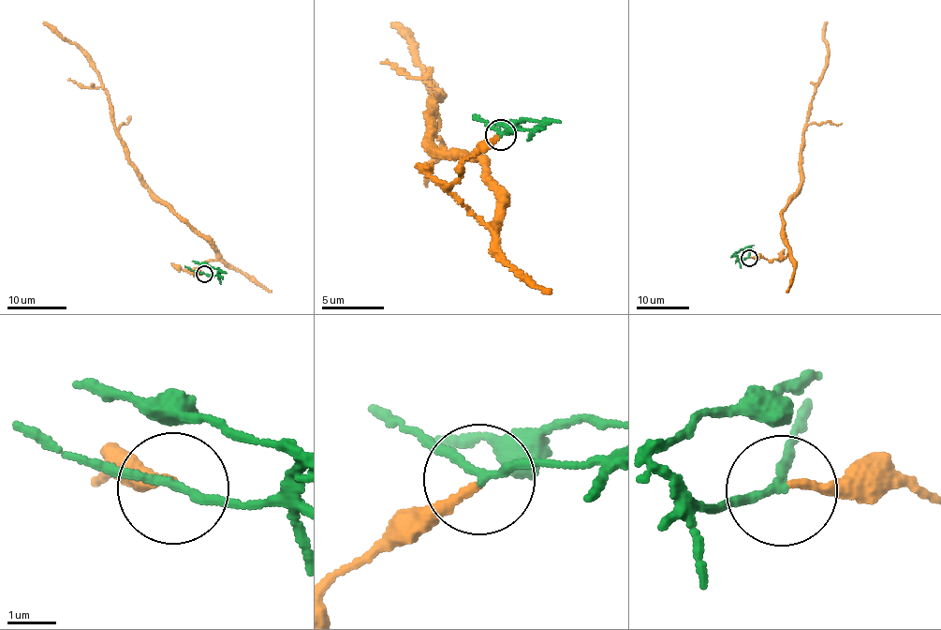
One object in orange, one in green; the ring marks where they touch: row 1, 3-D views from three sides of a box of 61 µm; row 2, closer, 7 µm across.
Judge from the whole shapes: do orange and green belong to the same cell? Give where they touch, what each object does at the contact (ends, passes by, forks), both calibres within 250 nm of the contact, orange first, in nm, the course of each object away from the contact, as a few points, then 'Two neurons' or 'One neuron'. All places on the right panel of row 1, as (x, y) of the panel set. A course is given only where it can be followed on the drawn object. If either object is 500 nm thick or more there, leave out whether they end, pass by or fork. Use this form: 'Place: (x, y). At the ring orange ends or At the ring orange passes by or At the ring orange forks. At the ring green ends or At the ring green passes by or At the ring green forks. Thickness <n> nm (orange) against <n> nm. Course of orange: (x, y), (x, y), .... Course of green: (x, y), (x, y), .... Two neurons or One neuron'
Place: (749, 258). At the ring orange ends. At the ring green passes by. Thickness 150 nm (orange) against 140 nm. Course of orange: (750, 258), (790, 253), (782, 214), (801, 180), (808, 107), (829, 52), (827, 22). Course of green: (748, 257), (740, 260), (737, 255), (754, 245). Two neurons

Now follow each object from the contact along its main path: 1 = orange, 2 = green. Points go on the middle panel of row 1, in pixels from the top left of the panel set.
1: (501, 136), (448, 190), (489, 226), (501, 213), (478, 159), (432, 147), (445, 95), (393, 25)
2: (501, 133), (545, 126), (520, 119), (490, 127)

